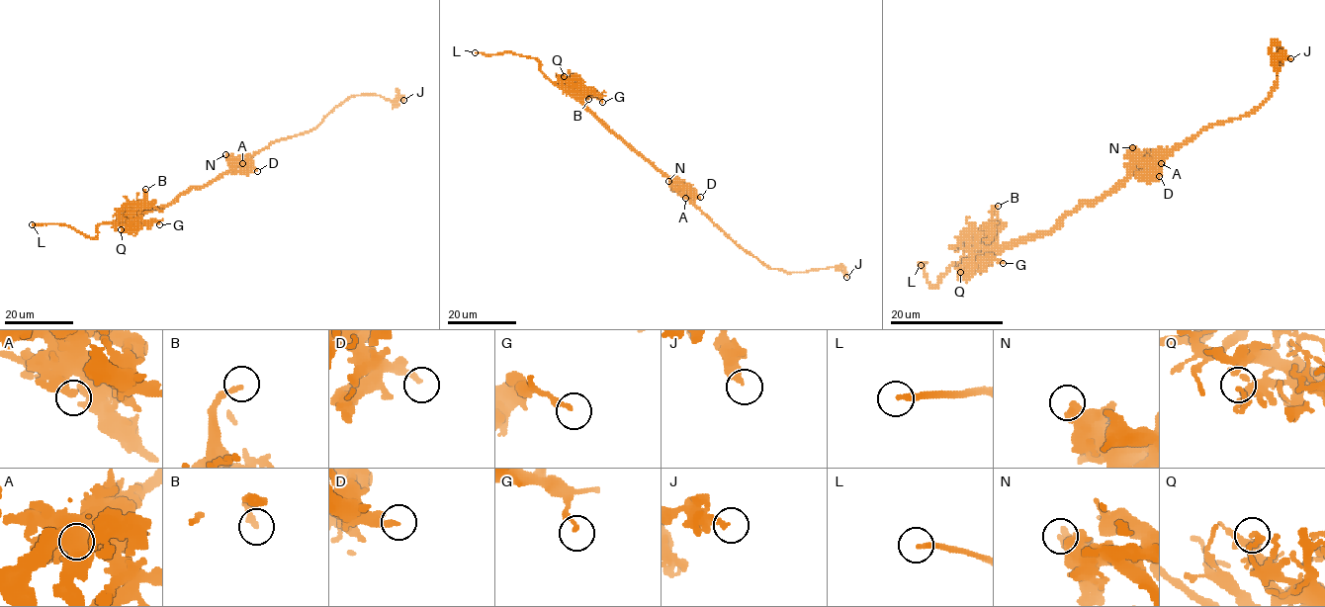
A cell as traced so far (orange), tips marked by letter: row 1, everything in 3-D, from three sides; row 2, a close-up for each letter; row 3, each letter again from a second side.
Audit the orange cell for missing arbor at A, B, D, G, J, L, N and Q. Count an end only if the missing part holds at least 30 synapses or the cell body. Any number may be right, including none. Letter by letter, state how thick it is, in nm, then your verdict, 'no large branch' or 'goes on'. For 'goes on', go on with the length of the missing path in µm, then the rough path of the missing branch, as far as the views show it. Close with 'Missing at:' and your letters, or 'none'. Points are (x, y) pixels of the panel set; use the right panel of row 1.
A: 480 nm | no large branch
B: 220 nm | no large branch
D: 240 nm | no large branch
G: 190 nm | no large branch
J: 260 nm | no large branch
L: 240 nm | goes on | 20 µm | (921, 265), (933, 273), (936, 283), (950, 300), (957, 297), (963, 300)
N: 420 nm | no large branch
Q: 190 nm | no large branch
Missing at: L

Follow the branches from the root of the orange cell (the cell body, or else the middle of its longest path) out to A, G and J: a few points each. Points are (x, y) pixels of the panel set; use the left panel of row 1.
A: (218, 177), (235, 162), (242, 163)
G: (218, 177), (201, 186), (189, 188), (168, 205), (151, 209), (139, 217), (142, 221), (159, 224)
J: (218, 177), (235, 162), (250, 159), (276, 141), (313, 130), (352, 96), (375, 95), (391, 101), (403, 100)

